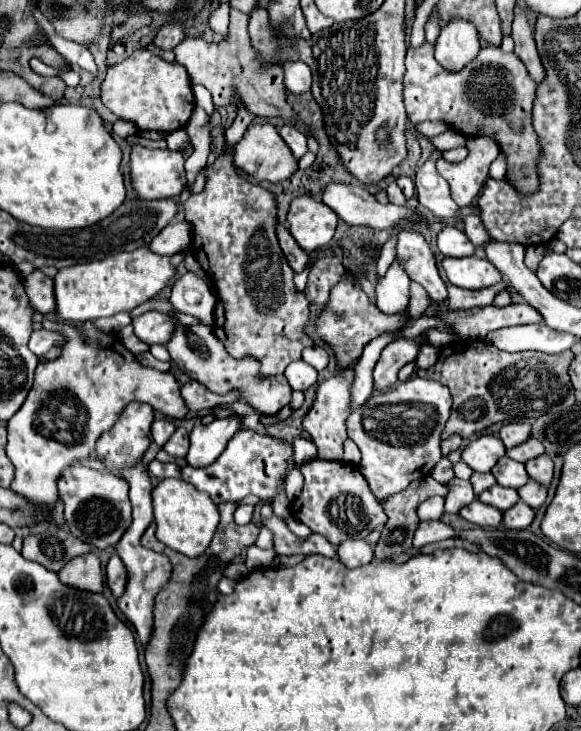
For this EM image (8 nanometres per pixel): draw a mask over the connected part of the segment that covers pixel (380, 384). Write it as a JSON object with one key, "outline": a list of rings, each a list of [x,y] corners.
{"outline":[[[399,338],[395,342],[391,342],[383,352],[381,352],[381,358],[379,362],[375,364],[375,370],[373,370],[373,386],[377,390],[387,390],[391,384],[397,382],[397,372],[413,362],[417,358],[417,352],[419,352],[419,346],[423,344],[421,338]]]}

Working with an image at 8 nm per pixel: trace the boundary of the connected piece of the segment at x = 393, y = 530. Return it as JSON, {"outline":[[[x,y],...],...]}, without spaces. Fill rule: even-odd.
{"outline":[[[431,476],[423,478],[423,480],[415,480],[407,486],[407,490],[399,492],[399,494],[393,494],[393,498],[389,498],[387,502],[383,502],[383,508],[385,508],[385,514],[387,514],[387,524],[383,526],[383,532],[381,532],[381,538],[375,546],[375,558],[377,560],[385,560],[385,558],[395,558],[403,552],[407,552],[411,548],[411,542],[413,542],[413,534],[415,530],[419,528],[419,518],[417,518],[417,506],[421,500],[427,500],[431,496],[447,496],[449,488],[445,484],[439,484],[435,482]]]}

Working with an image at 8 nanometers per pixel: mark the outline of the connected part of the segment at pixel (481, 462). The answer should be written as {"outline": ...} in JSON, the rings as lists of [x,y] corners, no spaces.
{"outline":[[[481,434],[463,450],[463,462],[475,472],[489,472],[501,456],[505,456],[505,446],[495,434]]]}

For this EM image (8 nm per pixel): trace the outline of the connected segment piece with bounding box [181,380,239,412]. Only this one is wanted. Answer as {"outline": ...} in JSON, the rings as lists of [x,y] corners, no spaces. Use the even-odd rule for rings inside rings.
{"outline":[[[189,380],[181,386],[181,396],[185,400],[185,406],[191,410],[191,412],[199,412],[199,410],[207,410],[207,408],[213,408],[217,404],[225,404],[225,402],[235,402],[239,400],[239,394],[237,392],[231,392],[231,394],[225,394],[225,396],[219,396],[219,394],[213,394],[211,390],[207,390],[203,384],[195,382],[195,380]]]}

